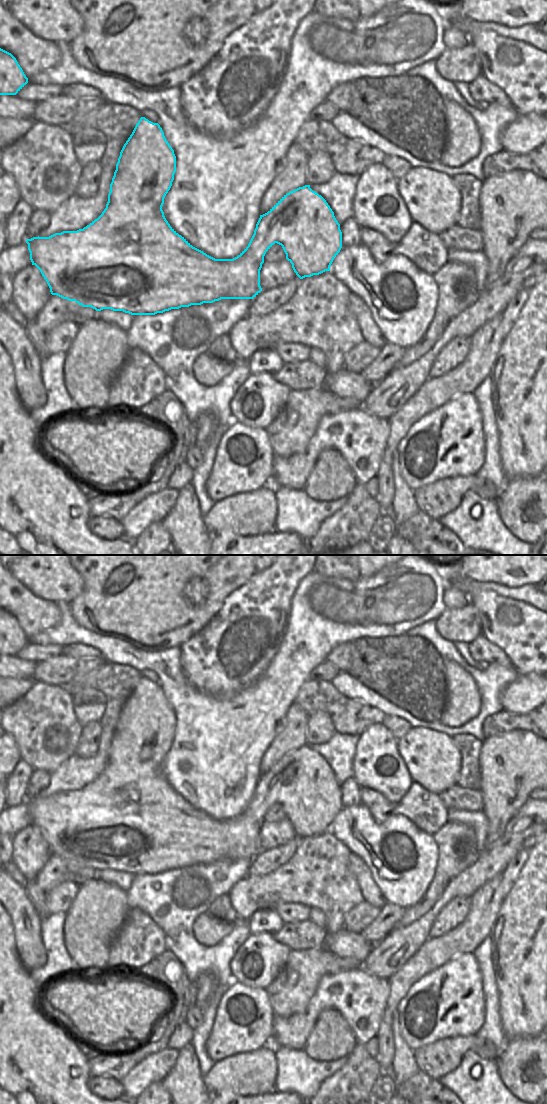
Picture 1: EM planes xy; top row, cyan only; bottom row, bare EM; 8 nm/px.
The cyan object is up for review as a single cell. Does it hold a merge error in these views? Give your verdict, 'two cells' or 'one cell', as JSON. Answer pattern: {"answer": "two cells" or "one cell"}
{"answer": "one cell"}

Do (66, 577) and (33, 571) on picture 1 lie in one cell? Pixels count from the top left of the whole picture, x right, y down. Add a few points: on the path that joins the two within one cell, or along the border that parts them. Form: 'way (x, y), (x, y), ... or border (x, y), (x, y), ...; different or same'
way (58, 577), (52, 577), (46, 571), (41, 571); same

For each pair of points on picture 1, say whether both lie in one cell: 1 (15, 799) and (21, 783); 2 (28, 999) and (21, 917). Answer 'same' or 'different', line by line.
1: same
2: different

